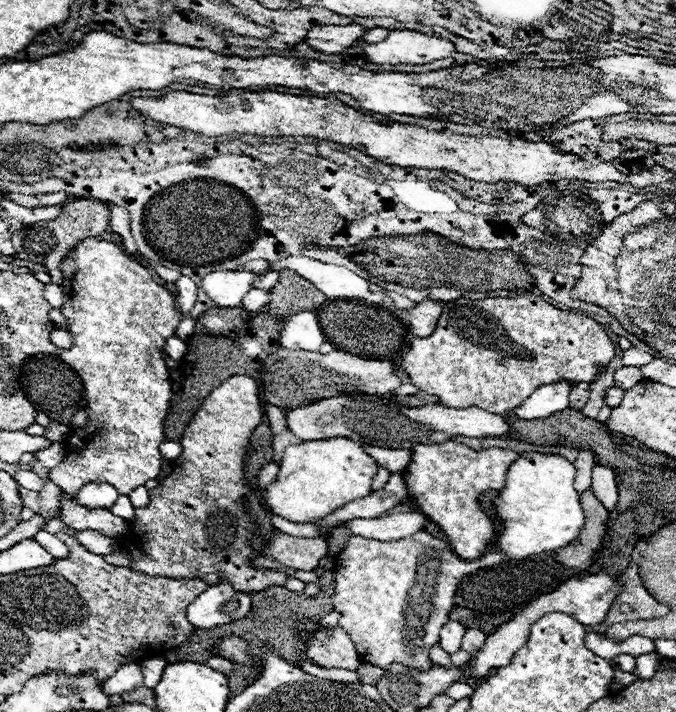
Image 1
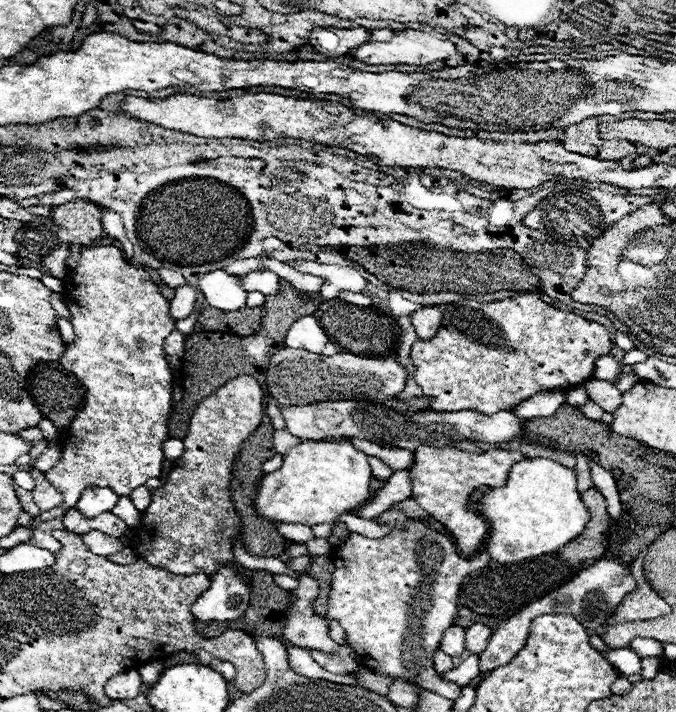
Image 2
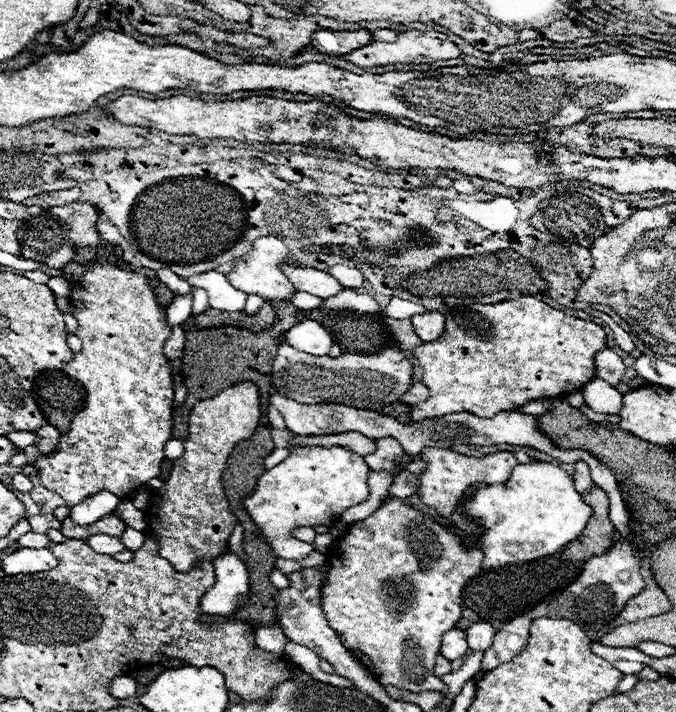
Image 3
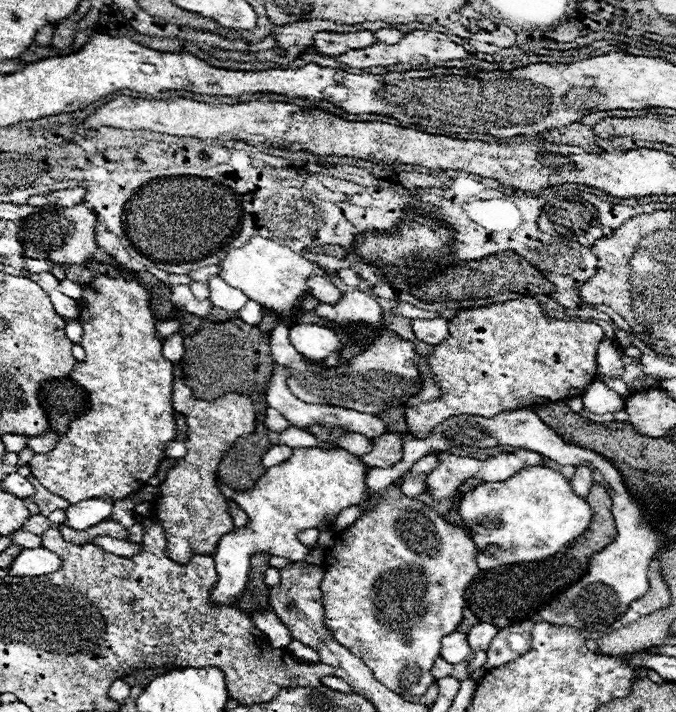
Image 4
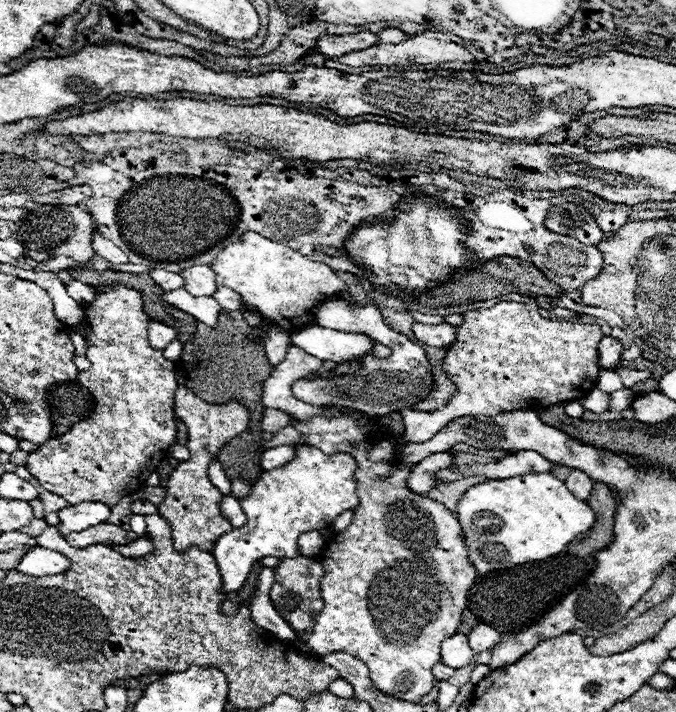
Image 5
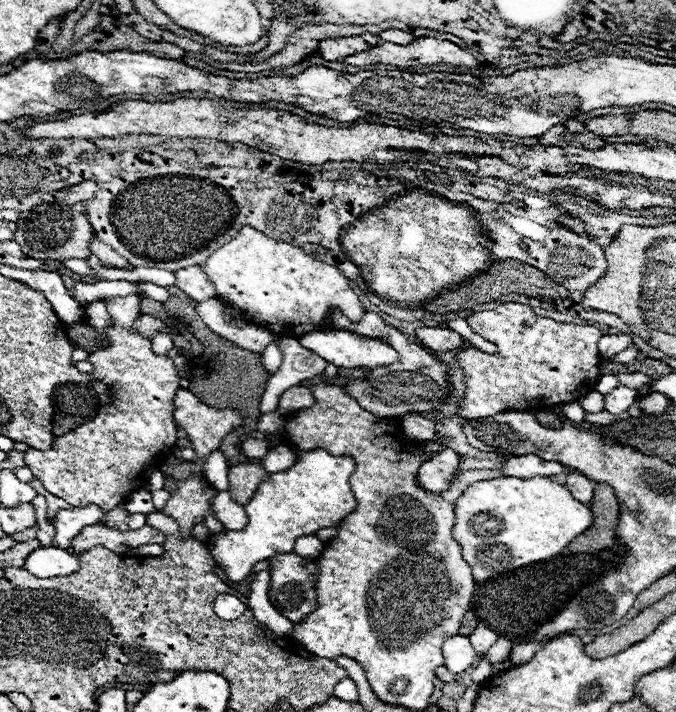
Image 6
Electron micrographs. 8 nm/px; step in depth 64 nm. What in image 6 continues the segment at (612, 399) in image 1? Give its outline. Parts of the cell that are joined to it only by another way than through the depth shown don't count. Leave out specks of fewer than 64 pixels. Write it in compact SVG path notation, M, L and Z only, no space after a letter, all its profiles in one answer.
M590 392L578 404L584 408L584 412L602 412L602 394L600 392Z

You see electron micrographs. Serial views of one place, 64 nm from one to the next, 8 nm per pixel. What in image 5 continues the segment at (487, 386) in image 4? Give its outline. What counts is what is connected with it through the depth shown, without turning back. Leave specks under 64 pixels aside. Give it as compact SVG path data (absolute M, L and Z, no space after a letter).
M534 300L526 304L498 302L492 308L470 310L462 318L464 322L456 326L456 340L440 362L440 368L456 384L456 392L446 406L434 412L404 408L406 442L430 440L458 416L496 416L522 410L522 406L540 410L558 402L582 400L598 380L598 342L604 338L598 324L542 318Z

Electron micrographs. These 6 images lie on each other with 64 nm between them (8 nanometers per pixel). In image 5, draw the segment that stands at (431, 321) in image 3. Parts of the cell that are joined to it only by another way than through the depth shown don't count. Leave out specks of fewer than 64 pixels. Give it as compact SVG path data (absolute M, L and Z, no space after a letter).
M442 322L442 324L414 324L414 336L416 340L434 346L434 348L446 348L448 342L454 342L456 332L450 324Z

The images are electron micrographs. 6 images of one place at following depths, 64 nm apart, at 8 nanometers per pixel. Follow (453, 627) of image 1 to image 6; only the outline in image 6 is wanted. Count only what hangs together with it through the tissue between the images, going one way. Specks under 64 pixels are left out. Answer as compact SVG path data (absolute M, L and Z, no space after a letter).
M462 634L448 638L442 646L442 654L444 654L444 666L454 674L468 670L478 660L478 652L472 648L468 636Z

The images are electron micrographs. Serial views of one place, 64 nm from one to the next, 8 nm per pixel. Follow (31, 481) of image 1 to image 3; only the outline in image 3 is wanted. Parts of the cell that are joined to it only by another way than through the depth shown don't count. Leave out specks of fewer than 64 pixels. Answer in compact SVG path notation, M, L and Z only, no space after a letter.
M18 472L18 474L12 476L12 486L14 486L16 490L20 490L20 492L30 492L30 490L32 490L30 478L28 478L26 474L22 474L22 472Z

